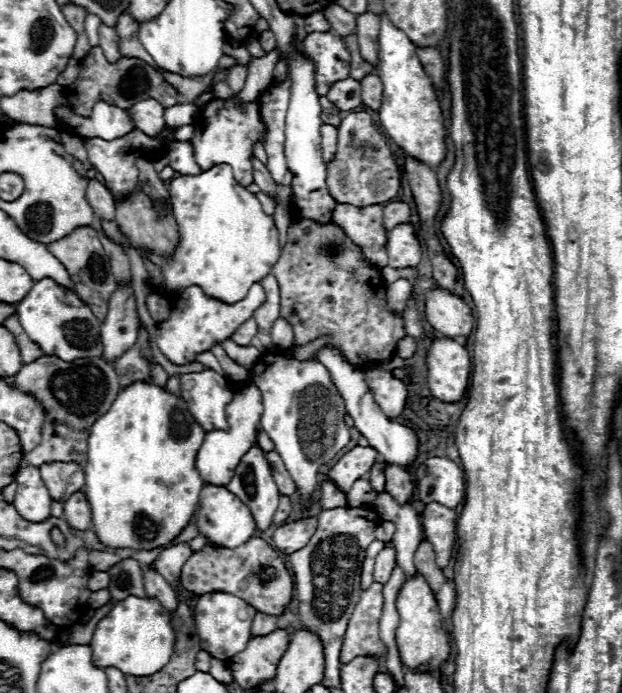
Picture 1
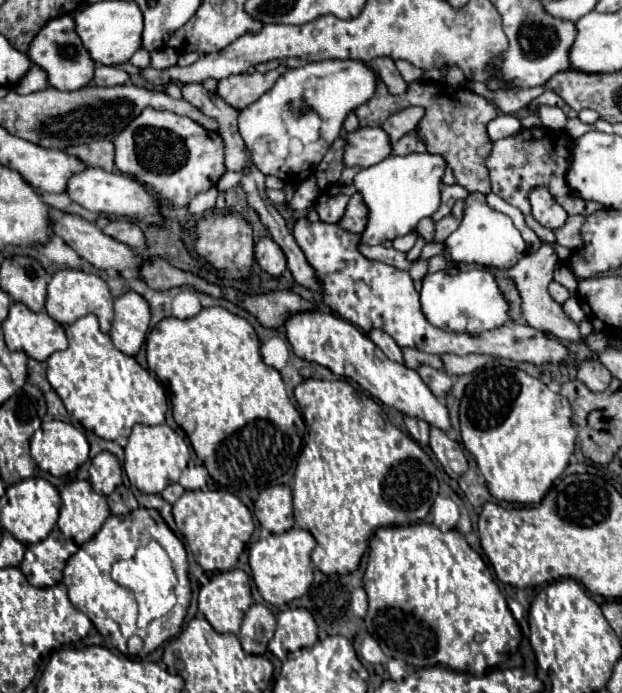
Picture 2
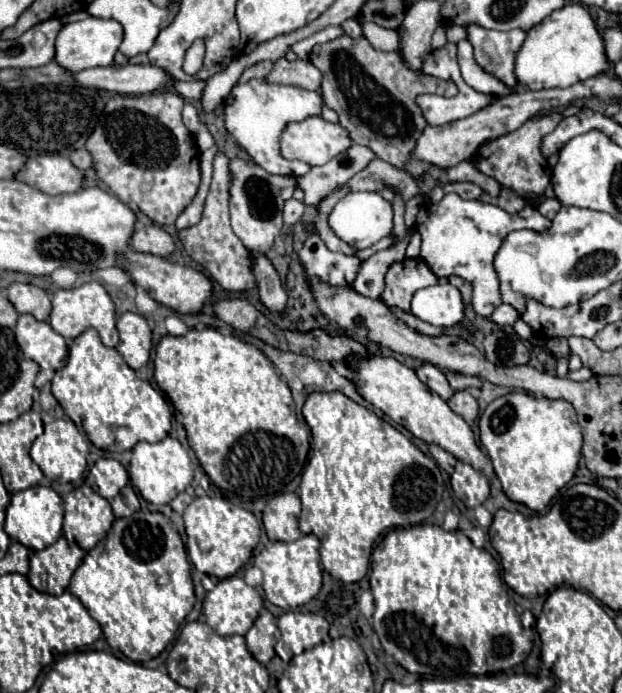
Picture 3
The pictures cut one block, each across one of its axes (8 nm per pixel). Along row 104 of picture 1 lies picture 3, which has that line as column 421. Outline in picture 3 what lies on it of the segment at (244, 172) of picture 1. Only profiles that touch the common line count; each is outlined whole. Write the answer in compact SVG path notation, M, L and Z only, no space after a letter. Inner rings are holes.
M446 194L440 202L426 202L420 206L416 216L416 230L422 236L420 258L438 276L458 276L470 282L472 288L472 308L480 316L490 316L492 310L502 304L500 280L494 270L494 254L498 252L504 236L512 230L536 230L546 232L550 220L544 218L536 206L526 204L520 212L508 214L498 206L484 204L480 200L464 200L458 194Z

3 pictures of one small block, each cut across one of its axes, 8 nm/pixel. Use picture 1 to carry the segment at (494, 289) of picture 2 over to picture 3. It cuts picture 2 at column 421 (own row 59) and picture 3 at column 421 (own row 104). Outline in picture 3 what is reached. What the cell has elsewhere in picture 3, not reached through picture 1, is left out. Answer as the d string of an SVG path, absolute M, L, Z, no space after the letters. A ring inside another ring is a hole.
M436 284L414 294L410 312L428 324L450 328L464 318L464 304L458 288L452 284Z

